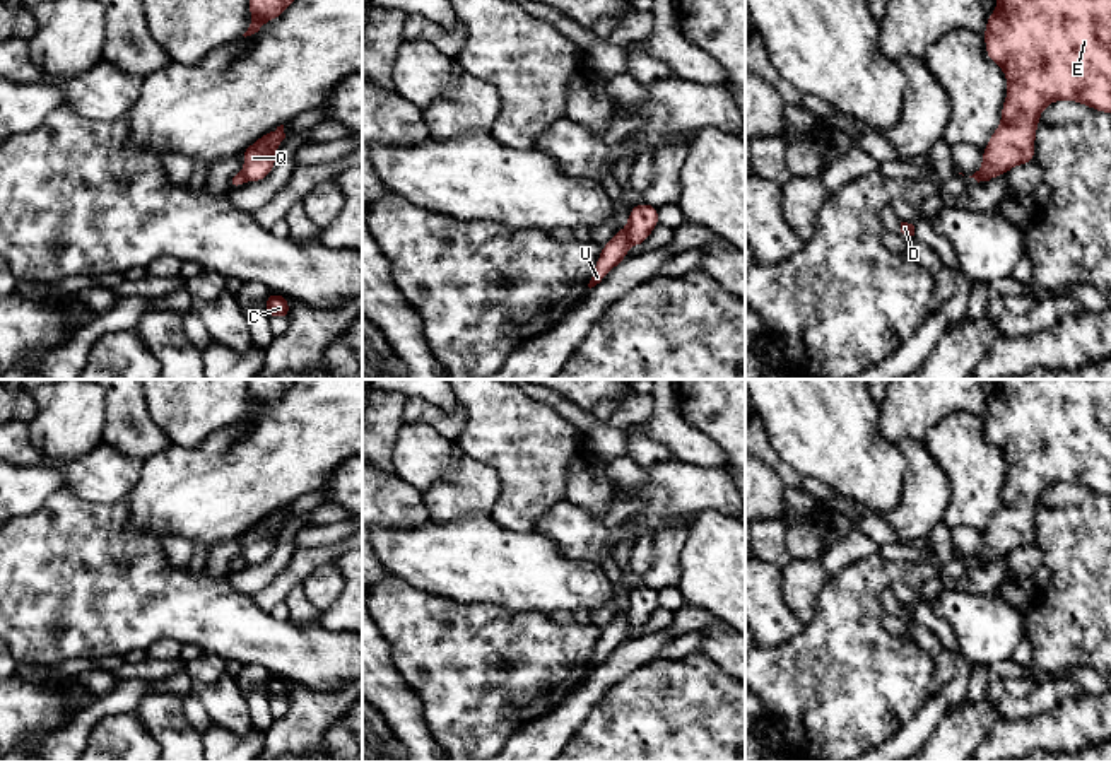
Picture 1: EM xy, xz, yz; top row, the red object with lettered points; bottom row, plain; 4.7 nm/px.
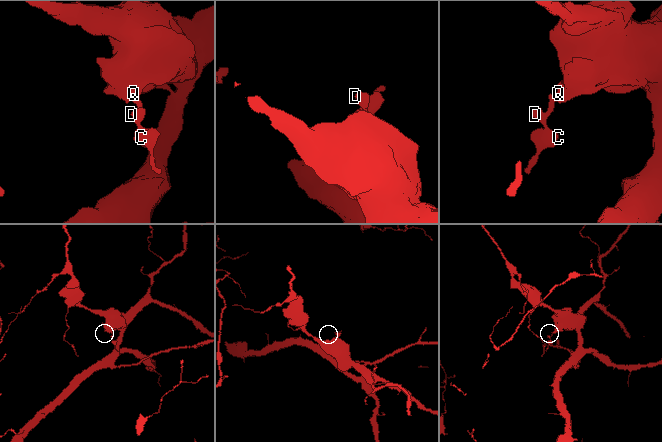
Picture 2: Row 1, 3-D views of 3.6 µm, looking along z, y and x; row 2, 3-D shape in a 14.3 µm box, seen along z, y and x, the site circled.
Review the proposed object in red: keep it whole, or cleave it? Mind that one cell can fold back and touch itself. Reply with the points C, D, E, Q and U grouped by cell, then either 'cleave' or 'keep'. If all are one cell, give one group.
C D E Q / U | cleave

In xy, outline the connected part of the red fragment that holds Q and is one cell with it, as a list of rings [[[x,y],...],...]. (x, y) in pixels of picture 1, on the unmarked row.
[[[280,507],[241,535],[246,545],[243,550],[246,564],[262,564],[272,555],[277,540],[275,531],[284,521],[284,507]]]

